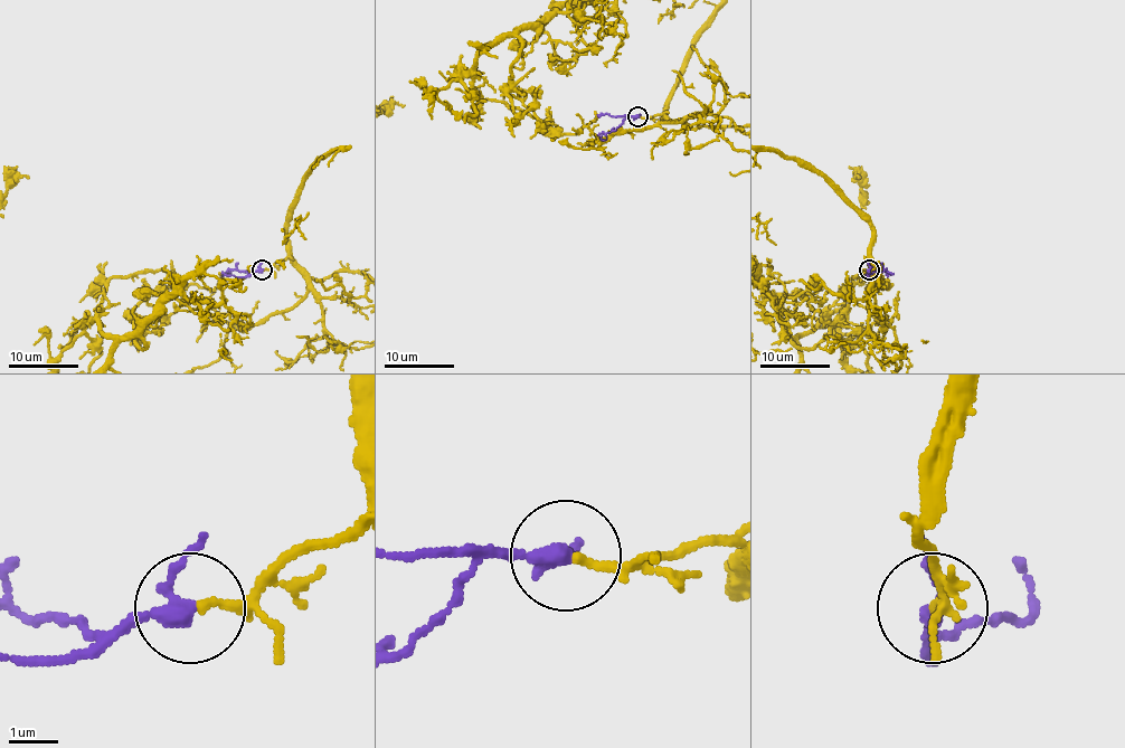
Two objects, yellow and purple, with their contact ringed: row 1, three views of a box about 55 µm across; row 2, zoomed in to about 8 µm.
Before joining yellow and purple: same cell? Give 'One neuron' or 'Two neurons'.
One neuron

